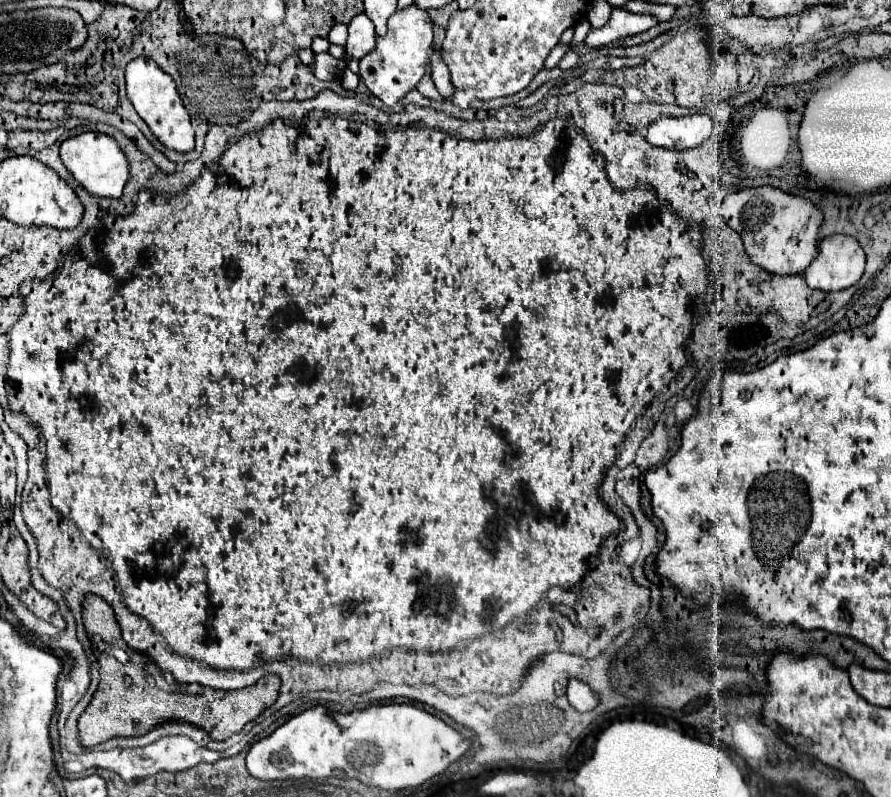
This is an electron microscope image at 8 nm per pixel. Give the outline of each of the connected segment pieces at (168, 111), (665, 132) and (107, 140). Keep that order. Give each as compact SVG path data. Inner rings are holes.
M134 58L126 66L126 92L128 100L136 108L138 116L148 124L152 134L170 150L192 152L194 150L194 130L190 126L190 116L182 104L176 82L150 58Z
M708 114L684 118L660 118L648 128L648 144L666 150L690 150L702 146L714 134L714 120Z
M82 132L62 142L60 146L62 164L68 168L72 178L92 196L98 198L120 198L122 188L128 180L128 164L124 152L118 148L114 138L98 132Z

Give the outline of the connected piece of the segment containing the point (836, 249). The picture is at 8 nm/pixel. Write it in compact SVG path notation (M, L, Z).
M834 234L834 236L826 236L820 244L818 244L818 256L816 260L808 266L808 270L804 272L806 284L812 290L822 290L822 292L840 292L846 290L850 286L854 286L862 274L864 274L864 264L866 264L866 254L860 248L858 240L852 236L844 236L844 234Z

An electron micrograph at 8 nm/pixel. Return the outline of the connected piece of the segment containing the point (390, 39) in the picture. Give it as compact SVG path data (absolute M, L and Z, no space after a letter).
M416 6L396 10L388 18L386 36L384 38L376 36L374 52L360 60L360 76L376 98L382 98L386 106L394 106L398 100L406 96L406 92L414 90L422 80L422 76L426 74L428 52L432 52L432 46L434 46L434 22L430 14Z

